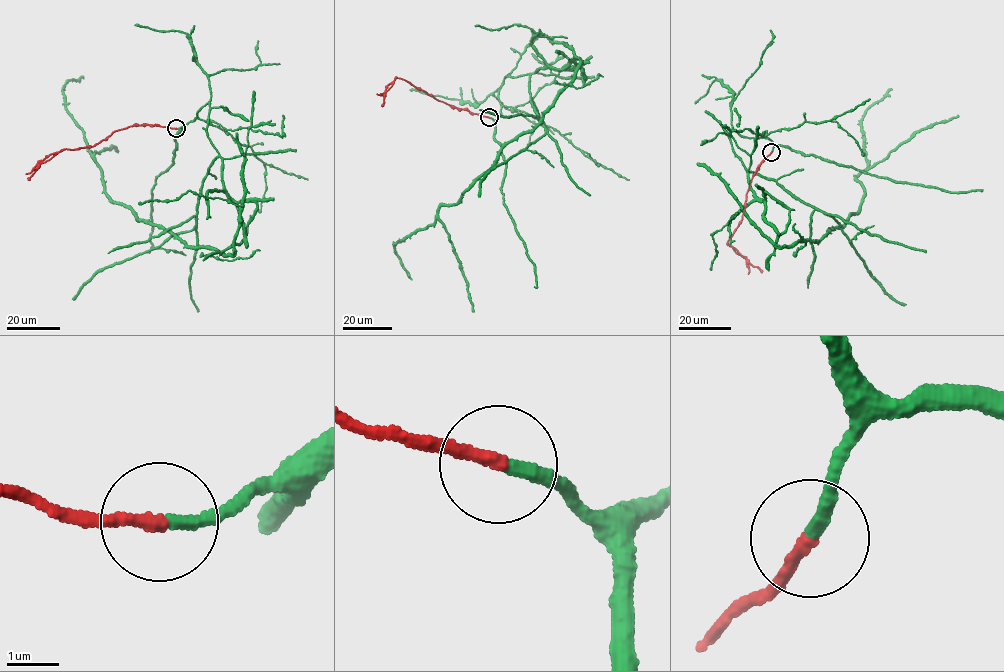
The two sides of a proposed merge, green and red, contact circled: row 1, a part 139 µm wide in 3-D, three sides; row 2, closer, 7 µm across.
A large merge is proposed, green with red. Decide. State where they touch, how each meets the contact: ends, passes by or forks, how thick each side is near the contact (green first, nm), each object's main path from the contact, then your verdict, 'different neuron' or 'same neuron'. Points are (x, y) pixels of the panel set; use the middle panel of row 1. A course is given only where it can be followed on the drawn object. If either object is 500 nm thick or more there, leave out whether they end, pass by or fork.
(489, 117) | green ends | red ends | 240/280 nm | green via (489, 117), (509, 74), (579, 67), (584, 82), (579, 59), (541, 120), (395, 244), (411, 279) | red via (489, 117), (436, 100), (397, 78), (385, 93), (383, 104) | same neuron

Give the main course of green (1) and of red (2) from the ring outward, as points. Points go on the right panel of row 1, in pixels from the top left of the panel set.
1: (771, 152), (731, 131), (753, 195), (789, 210), (773, 244), (818, 240), (857, 212), (861, 119), (892, 89)
2: (771, 152), (753, 175), (742, 220), (727, 241), (753, 266), (759, 267), (761, 273)

